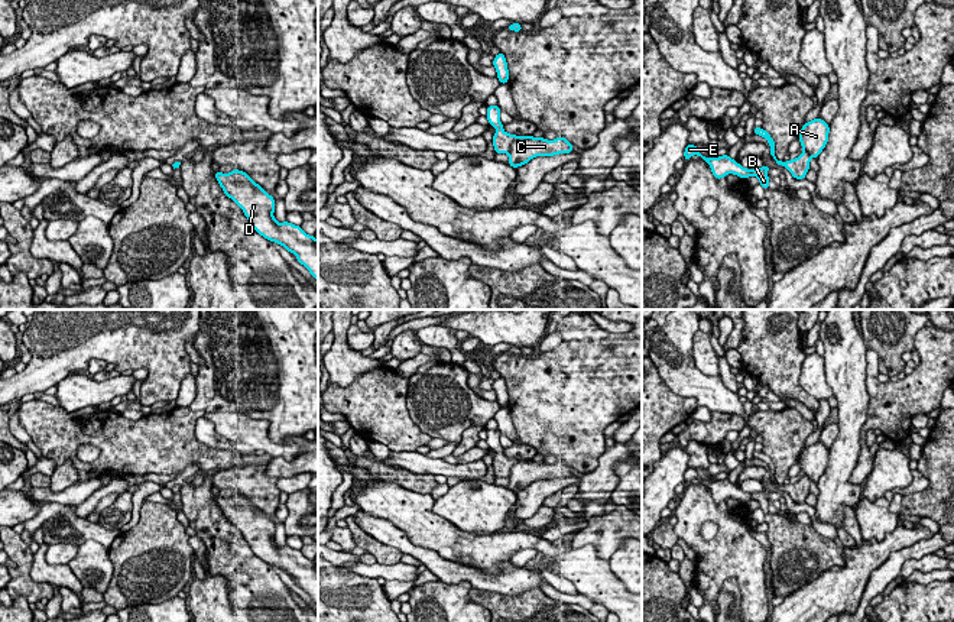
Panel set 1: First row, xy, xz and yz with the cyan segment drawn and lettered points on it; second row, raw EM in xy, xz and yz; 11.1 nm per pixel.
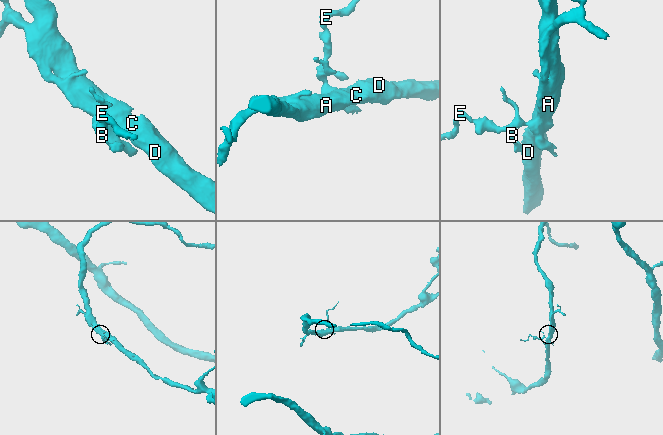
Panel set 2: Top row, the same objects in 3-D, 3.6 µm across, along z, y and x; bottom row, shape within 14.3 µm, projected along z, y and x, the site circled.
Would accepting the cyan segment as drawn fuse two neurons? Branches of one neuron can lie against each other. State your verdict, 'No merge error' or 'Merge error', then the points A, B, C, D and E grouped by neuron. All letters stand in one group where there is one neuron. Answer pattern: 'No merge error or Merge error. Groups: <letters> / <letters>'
No merge error. Groups: A B C D E

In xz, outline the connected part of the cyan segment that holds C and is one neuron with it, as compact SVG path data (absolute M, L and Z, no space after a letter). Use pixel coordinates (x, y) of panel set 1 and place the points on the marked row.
M499 104L487 106L486 119L490 126L497 129L493 135L494 152L507 153L507 163L512 168L519 168L536 156L554 156L572 152L572 143L562 136L558 136L555 140L546 140L545 137L516 136L506 133L500 122Z

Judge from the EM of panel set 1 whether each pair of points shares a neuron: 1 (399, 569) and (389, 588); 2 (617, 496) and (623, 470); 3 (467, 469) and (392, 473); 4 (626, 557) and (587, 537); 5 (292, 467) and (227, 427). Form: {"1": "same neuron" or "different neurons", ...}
{"1": "different neurons", "2": "same neuron", "3": "different neurons", "4": "different neurons", "5": "different neurons"}

